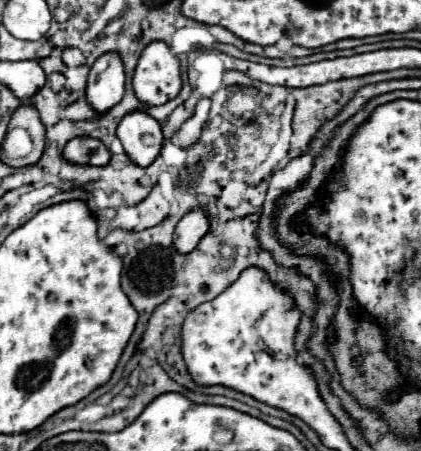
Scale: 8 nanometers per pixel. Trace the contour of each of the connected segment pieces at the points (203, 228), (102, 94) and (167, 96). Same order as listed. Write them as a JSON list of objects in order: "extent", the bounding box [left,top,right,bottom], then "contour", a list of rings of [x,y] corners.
[{"extent":[173,208,209,254],"contour":[[[195,208],[179,220],[175,228],[175,240],[173,240],[175,248],[181,254],[187,254],[195,250],[195,246],[207,232],[209,232],[209,214],[203,208]]]},{"extent":[87,52,125,112],"contour":[[[105,52],[91,66],[87,78],[87,102],[95,112],[107,112],[113,108],[125,92],[123,60],[117,52]]]},{"extent":[133,42,181,106],"contour":[[[151,42],[143,50],[135,68],[133,86],[137,98],[151,106],[165,104],[181,92],[181,64],[165,42]]]}]

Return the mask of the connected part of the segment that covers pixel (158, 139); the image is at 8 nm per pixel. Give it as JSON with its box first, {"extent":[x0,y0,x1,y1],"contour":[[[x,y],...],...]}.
{"extent":[117,110,163,166],"contour":[[[133,110],[123,116],[117,128],[117,138],[121,140],[127,156],[139,166],[149,166],[163,144],[159,122],[143,110]]]}

